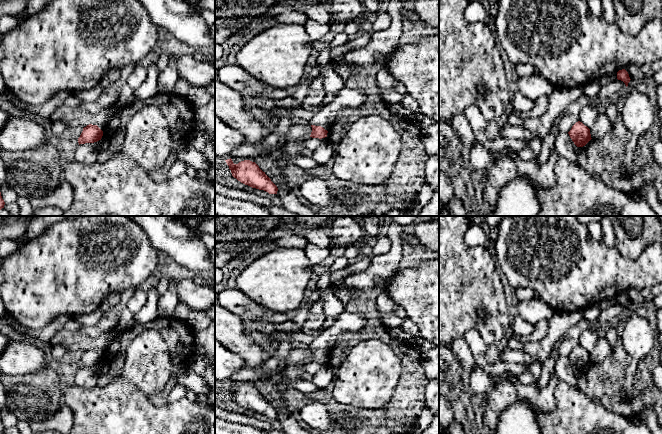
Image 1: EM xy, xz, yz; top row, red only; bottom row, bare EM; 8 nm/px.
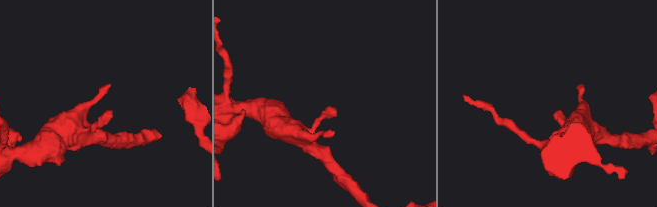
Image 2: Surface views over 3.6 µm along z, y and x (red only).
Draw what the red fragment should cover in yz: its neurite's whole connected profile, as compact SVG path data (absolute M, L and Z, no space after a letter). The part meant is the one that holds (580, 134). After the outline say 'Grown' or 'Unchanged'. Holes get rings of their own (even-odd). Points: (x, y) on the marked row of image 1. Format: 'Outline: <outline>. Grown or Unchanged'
Outline: M580 121L572 126L568 134L577 147L585 146L592 139L590 129Z. Unchanged

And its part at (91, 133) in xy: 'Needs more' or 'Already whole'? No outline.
Already whole

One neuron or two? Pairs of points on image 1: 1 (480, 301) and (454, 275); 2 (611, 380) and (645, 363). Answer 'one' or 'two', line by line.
1: one
2: one

